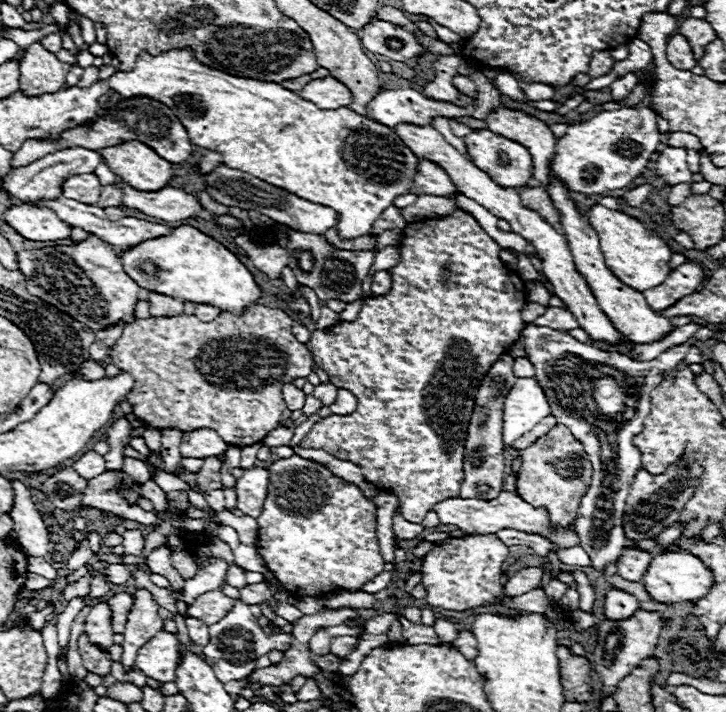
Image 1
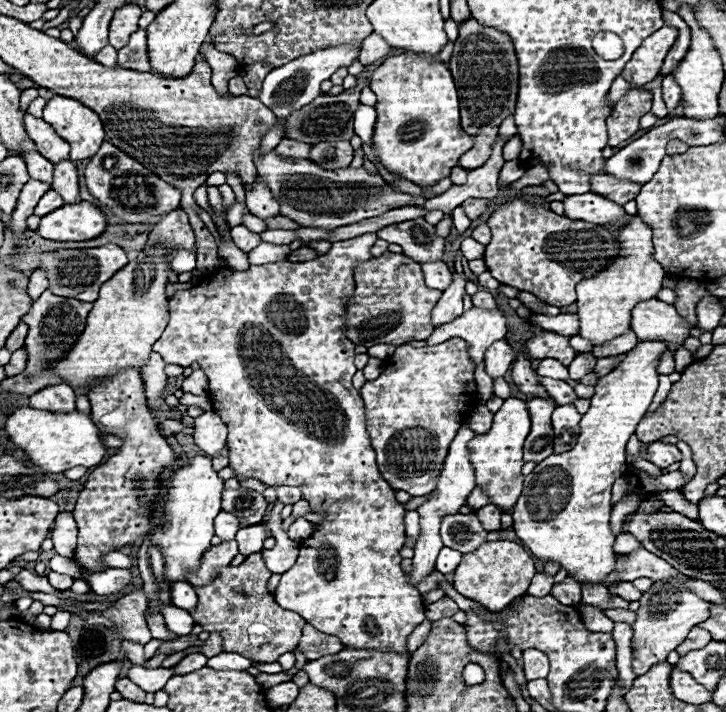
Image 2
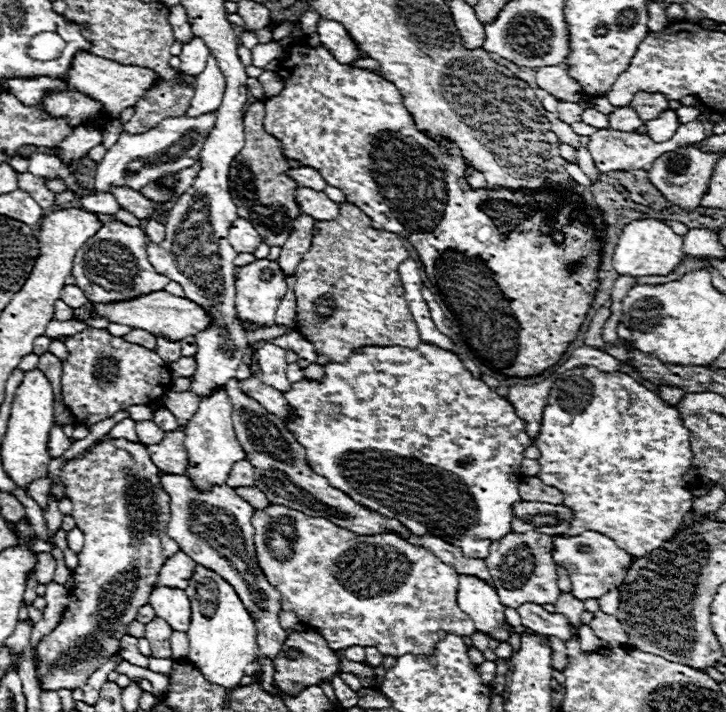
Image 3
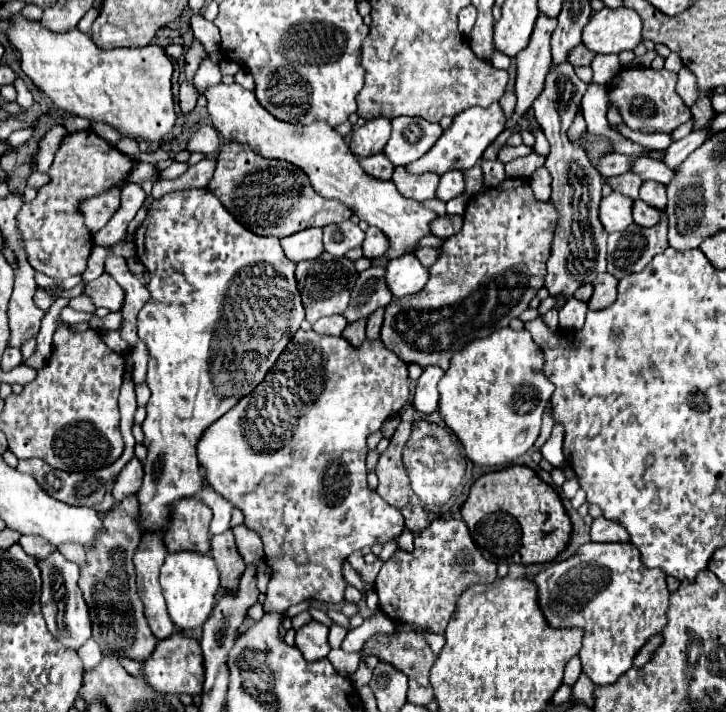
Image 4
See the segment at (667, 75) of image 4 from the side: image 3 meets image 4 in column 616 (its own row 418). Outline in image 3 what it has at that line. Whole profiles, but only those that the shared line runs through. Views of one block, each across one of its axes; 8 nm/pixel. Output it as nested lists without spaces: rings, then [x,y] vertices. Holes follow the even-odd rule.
[[[106,328],[74,334],[66,340],[66,346],[70,356],[62,364],[62,396],[76,424],[86,428],[134,404],[150,404],[172,388],[168,362],[148,348],[110,336]]]

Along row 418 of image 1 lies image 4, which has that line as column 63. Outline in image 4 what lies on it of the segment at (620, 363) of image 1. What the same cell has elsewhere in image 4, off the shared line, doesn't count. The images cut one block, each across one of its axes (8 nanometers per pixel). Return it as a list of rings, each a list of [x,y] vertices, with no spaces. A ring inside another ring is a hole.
[[[58,550],[38,562],[40,570],[42,570],[42,616],[48,624],[48,630],[64,644],[64,646],[70,646],[74,650],[78,650],[92,634],[92,624],[90,624],[90,616],[88,616],[88,606],[82,598],[82,592],[78,588],[78,564],[74,562],[68,562]]]

